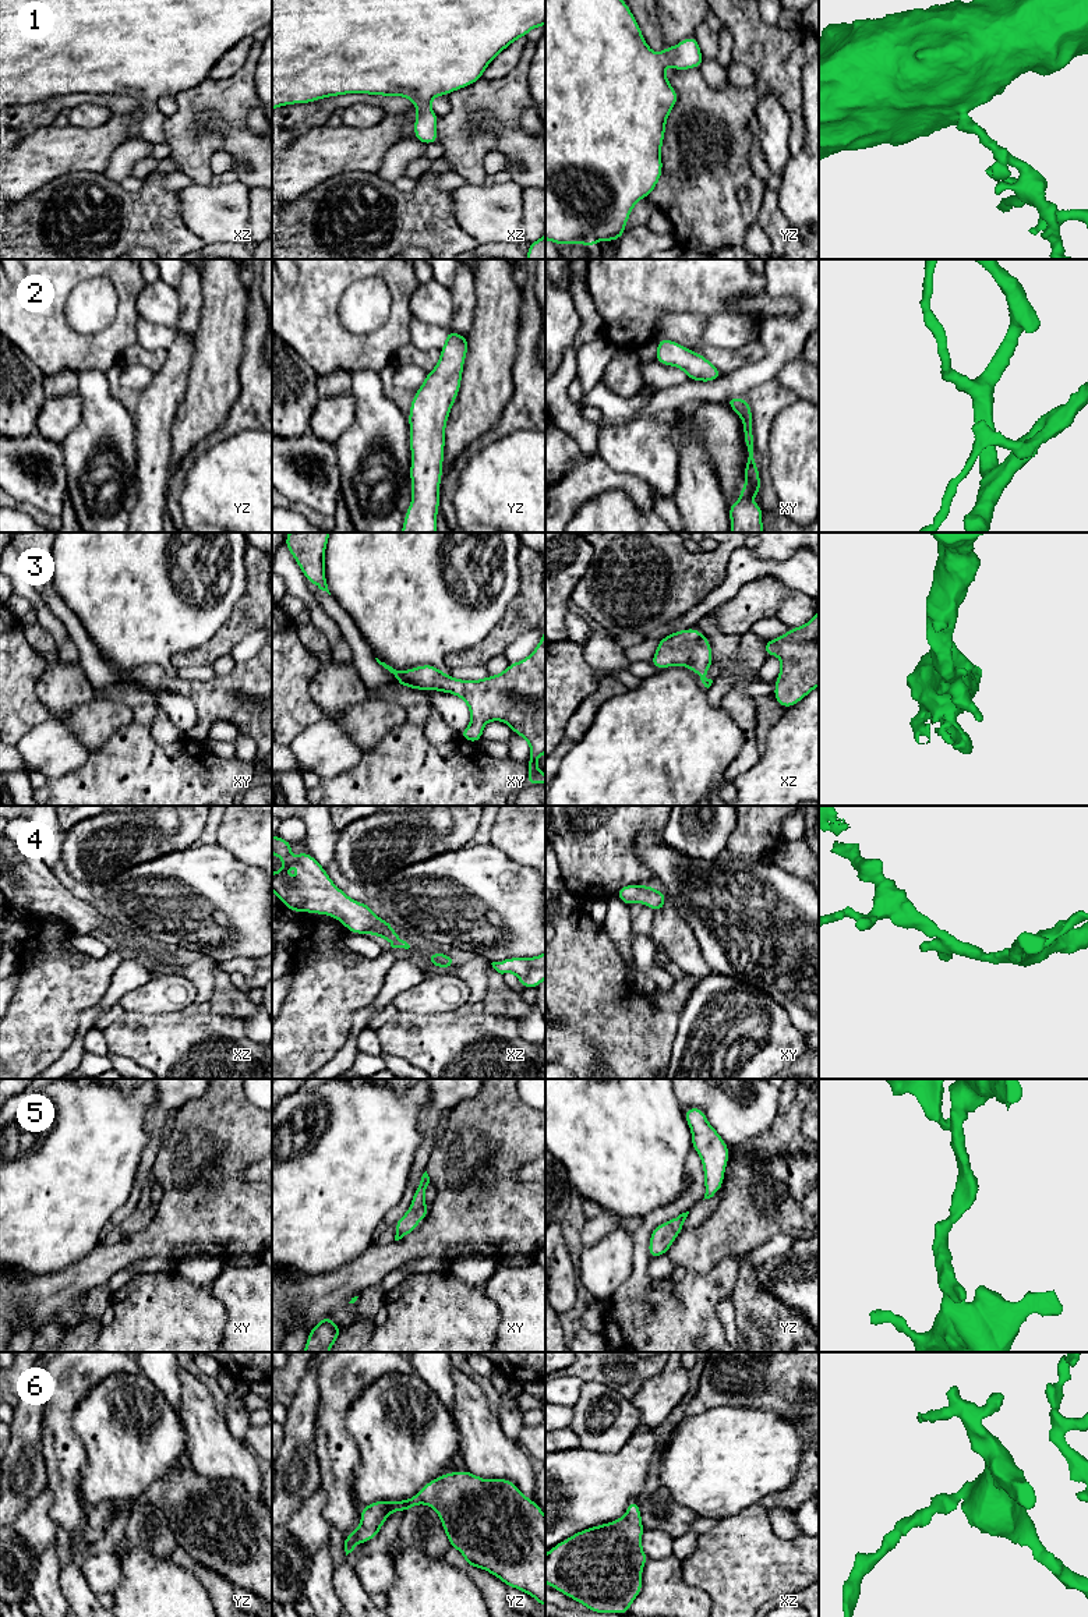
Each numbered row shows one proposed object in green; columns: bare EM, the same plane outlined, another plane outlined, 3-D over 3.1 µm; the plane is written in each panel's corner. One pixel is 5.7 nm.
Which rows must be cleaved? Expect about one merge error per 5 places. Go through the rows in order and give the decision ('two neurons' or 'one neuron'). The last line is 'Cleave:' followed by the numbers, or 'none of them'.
1: one neuron
2: one neuron
3: one neuron
4: one neuron
5: one neuron
6: one neuron
Cleave: none of them

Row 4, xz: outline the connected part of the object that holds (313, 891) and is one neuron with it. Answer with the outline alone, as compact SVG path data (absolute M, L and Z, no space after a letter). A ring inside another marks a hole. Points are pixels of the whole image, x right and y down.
M272 836L272 855L283 860L283 867L272 873L272 891L282 903L293 912L308 912L328 914L338 919L354 934L372 934L391 942L392 948L409 949L391 923L374 914L372 907L350 899L326 874L325 868L308 853L303 852L294 857L289 850L294 842ZM299 866L299 877L292 882L287 868Z

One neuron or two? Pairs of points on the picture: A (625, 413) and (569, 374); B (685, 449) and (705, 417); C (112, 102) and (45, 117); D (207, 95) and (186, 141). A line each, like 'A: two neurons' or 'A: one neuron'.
A: two neurons
B: two neurons
C: one neuron
D: one neuron

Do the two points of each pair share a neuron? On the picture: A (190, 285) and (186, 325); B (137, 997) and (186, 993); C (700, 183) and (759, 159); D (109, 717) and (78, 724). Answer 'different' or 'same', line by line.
A: same
B: same
C: different
D: same

